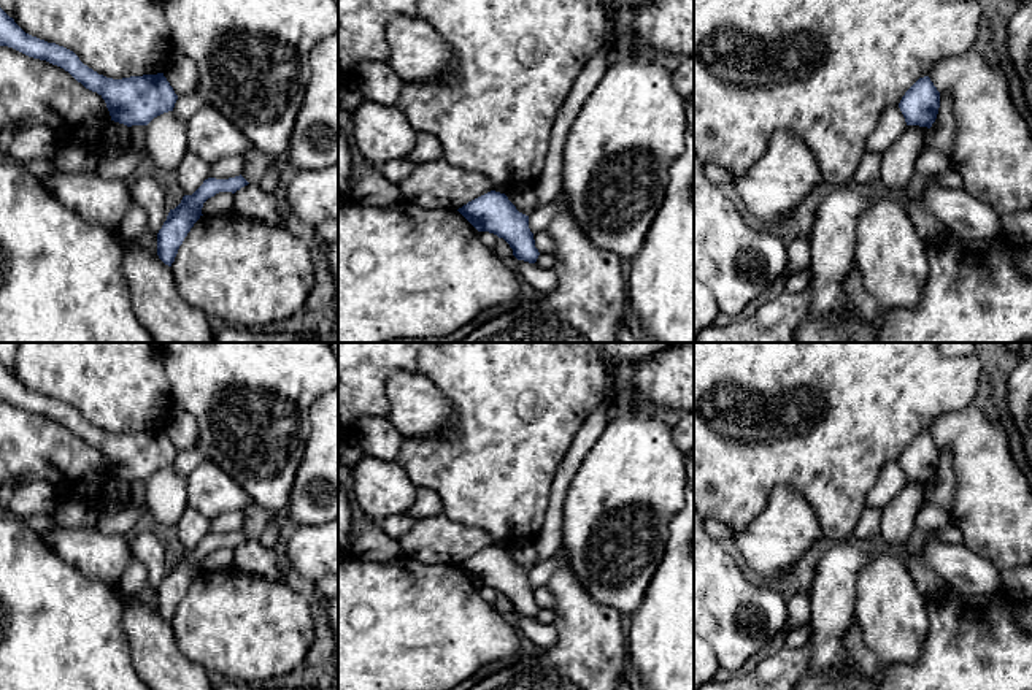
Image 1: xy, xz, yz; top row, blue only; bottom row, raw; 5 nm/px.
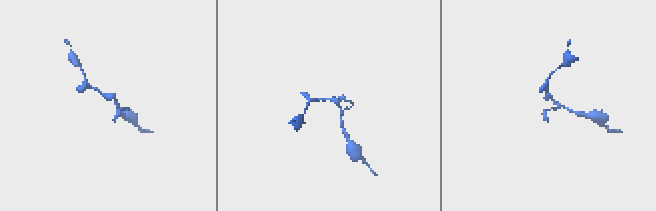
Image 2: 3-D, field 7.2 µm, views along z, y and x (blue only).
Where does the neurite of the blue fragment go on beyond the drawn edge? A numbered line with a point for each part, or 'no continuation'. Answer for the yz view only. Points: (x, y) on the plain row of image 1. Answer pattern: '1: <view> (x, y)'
no continuation

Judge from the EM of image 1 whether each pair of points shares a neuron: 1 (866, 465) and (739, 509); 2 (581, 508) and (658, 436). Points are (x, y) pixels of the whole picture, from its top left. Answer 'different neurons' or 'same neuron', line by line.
1: same neuron
2: same neuron

